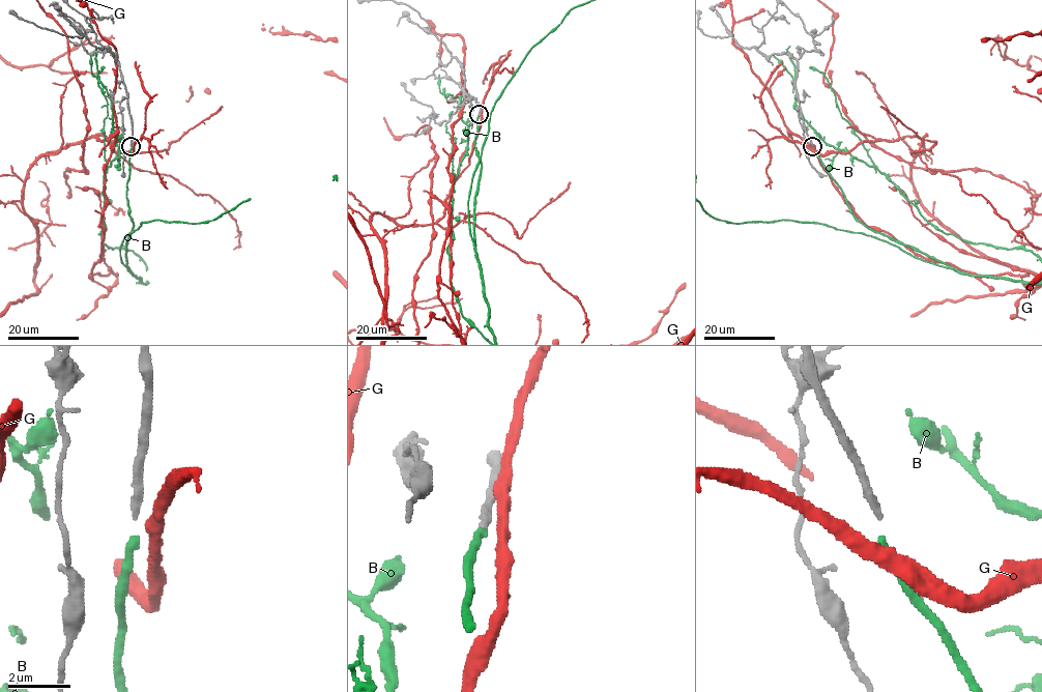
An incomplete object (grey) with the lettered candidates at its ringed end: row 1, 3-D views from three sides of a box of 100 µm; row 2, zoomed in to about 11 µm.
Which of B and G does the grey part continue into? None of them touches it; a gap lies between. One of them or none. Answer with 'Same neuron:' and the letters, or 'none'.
Same neuron: B

